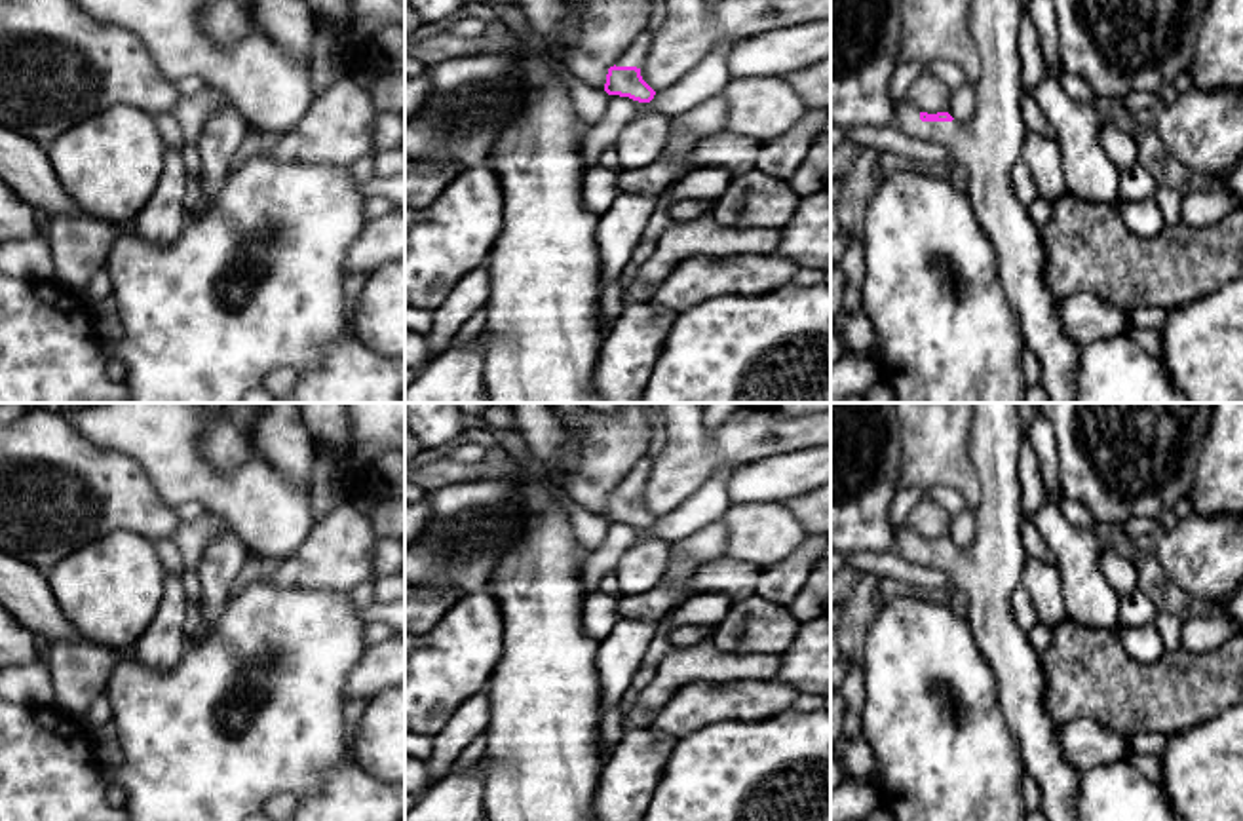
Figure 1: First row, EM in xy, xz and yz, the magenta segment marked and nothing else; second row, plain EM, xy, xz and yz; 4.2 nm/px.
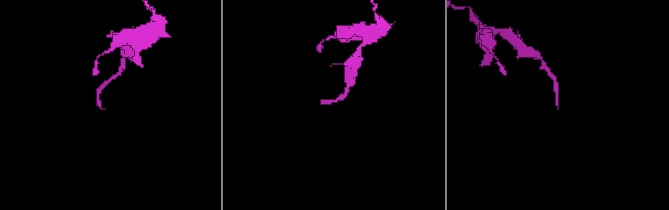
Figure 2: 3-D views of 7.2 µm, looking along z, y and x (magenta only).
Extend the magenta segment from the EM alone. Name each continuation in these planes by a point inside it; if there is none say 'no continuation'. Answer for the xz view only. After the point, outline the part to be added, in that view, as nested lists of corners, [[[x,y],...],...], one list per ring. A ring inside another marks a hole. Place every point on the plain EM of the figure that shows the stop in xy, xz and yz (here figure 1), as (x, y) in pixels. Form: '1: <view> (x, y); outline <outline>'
1: xz (635, 481); outline [[[644,456],[635,464],[629,475],[616,487],[616,492],[642,494],[650,469],[652,469],[652,460]]]

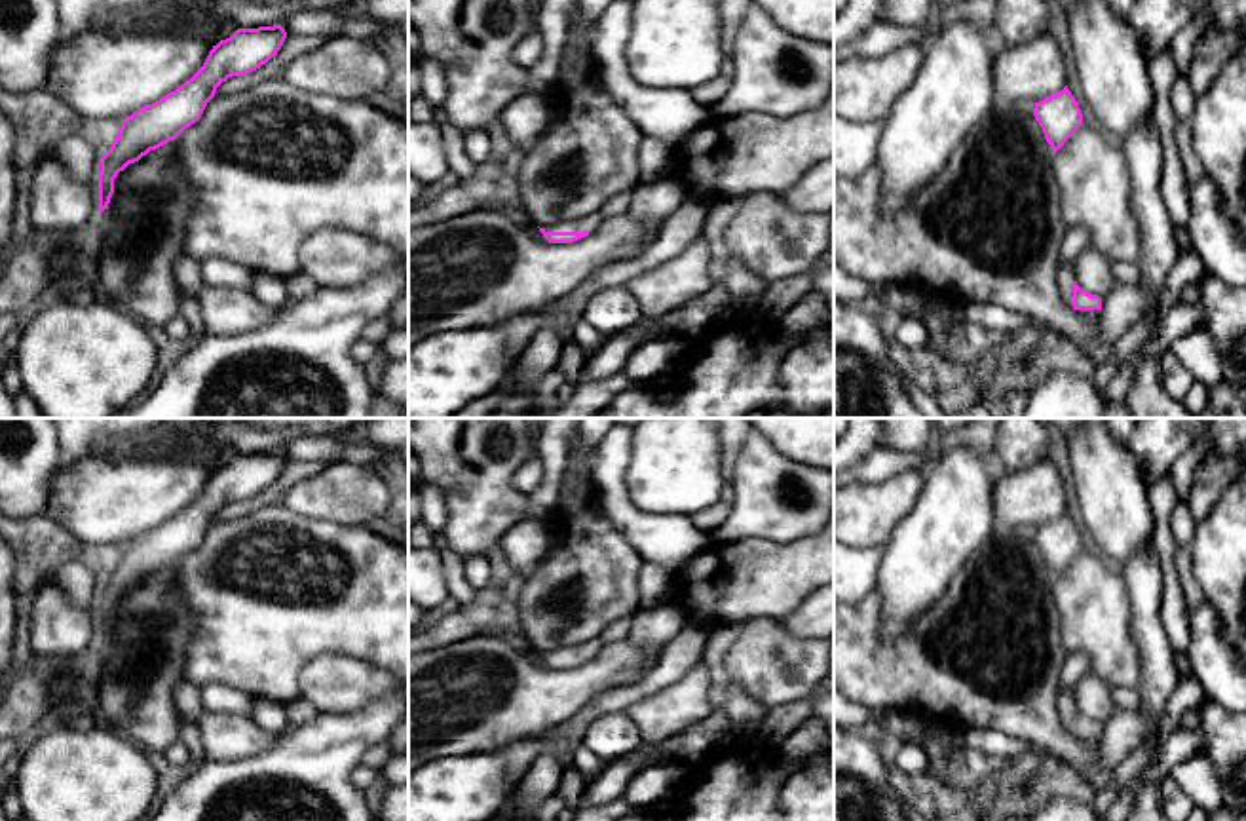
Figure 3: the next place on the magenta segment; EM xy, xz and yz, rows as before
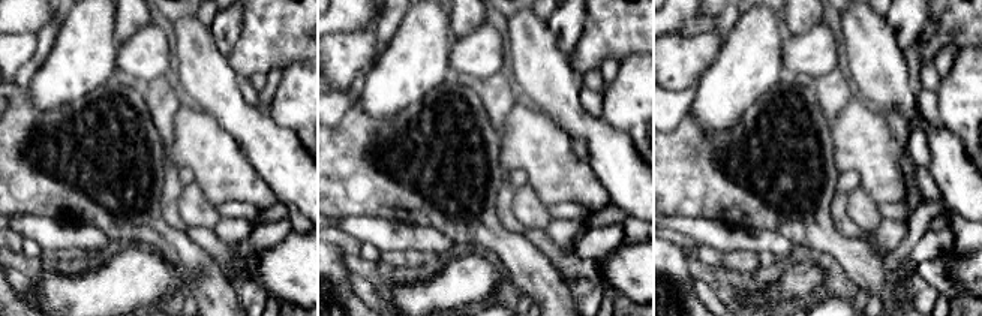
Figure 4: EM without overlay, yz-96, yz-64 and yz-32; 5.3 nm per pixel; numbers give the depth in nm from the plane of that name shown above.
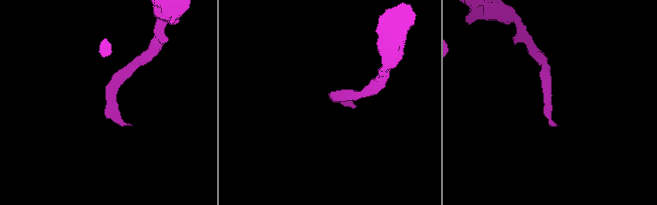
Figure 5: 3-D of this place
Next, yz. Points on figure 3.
1: yz (1066, 704); outline [[[1071,690],[1062,692],[1058,699],[1058,713],[1064,728],[1071,734],[1073,734],[1073,709],[1075,701],[1071,697]]]

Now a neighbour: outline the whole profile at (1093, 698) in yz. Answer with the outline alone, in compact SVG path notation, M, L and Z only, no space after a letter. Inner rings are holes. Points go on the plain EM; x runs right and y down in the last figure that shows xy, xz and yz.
M1092 671L1071 688L1071 697L1083 716L1098 720L1100 724L1107 722L1119 709L1111 697L1111 684Z

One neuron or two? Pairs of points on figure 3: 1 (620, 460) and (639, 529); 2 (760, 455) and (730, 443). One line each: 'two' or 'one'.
1: one
2: two

